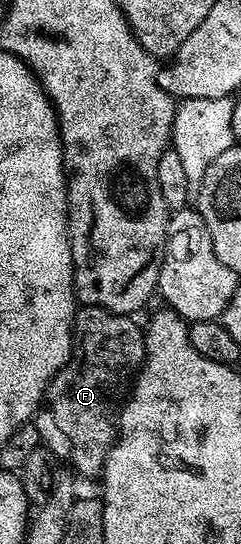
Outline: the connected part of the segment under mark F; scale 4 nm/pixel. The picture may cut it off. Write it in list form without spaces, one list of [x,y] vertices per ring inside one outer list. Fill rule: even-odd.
[[[81,305],[73,316],[73,354],[49,382],[48,416],[71,439],[68,460],[85,477],[102,476],[109,449],[119,436],[121,408],[145,363],[145,335],[142,326],[133,321],[132,316],[123,313]]]

